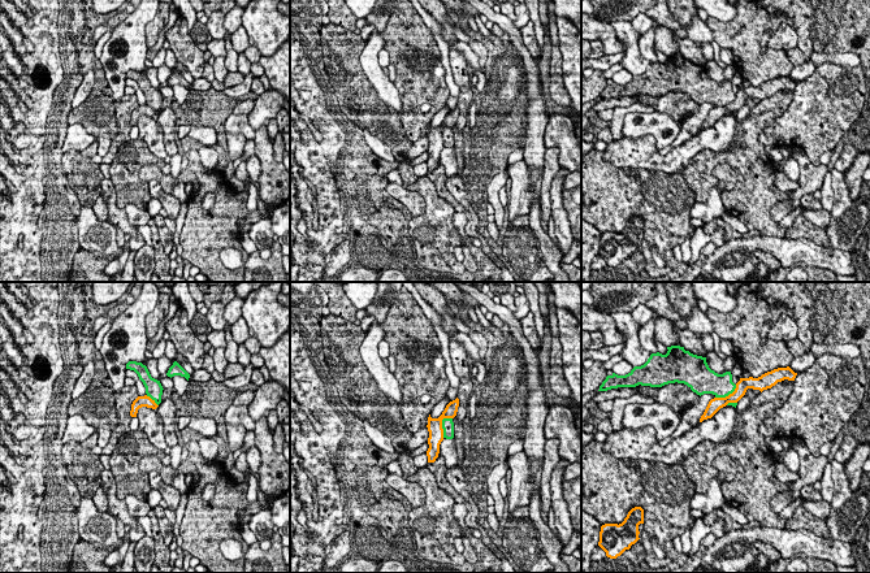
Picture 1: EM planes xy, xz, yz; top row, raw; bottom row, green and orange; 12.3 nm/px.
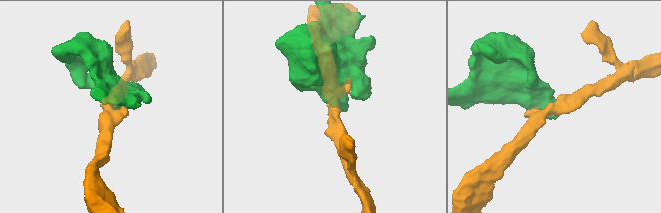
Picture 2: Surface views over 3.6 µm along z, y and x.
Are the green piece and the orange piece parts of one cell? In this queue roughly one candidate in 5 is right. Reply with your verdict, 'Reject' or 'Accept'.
Reject

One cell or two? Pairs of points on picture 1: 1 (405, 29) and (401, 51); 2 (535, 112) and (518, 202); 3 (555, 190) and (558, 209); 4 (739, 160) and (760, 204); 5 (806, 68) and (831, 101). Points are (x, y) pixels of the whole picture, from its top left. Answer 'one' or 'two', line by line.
1: one
2: two
3: one
4: one
5: two

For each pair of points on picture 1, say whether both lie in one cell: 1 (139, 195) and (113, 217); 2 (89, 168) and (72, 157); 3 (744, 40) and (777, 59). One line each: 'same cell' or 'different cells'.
1: different cells
2: same cell
3: same cell

